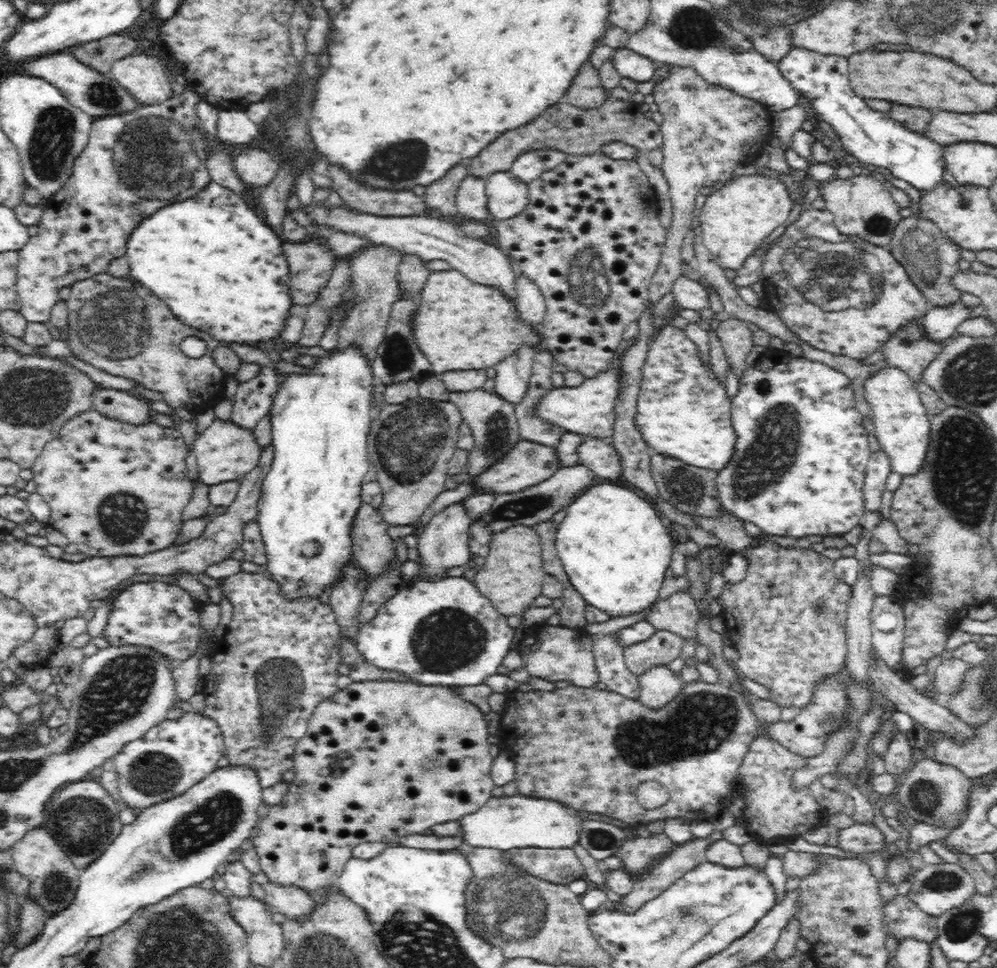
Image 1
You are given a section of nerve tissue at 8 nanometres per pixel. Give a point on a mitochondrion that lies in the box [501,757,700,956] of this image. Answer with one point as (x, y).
(600, 839)

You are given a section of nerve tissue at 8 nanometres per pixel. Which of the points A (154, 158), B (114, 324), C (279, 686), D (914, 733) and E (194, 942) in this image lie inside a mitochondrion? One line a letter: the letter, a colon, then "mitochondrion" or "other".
A: mitochondrion
B: mitochondrion
C: mitochondrion
D: other
E: mitochondrion

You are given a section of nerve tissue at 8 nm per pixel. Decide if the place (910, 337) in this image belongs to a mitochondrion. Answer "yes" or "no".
yes

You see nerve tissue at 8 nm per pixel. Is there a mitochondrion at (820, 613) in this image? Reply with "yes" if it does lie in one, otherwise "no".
yes

